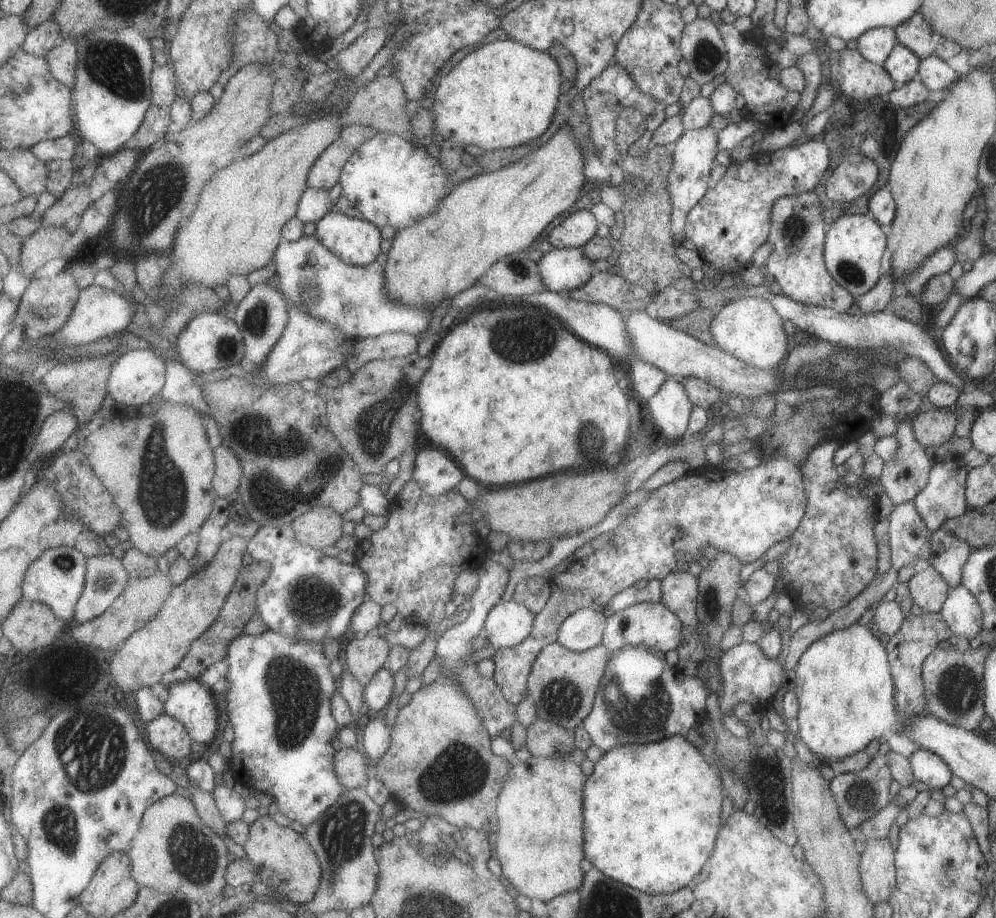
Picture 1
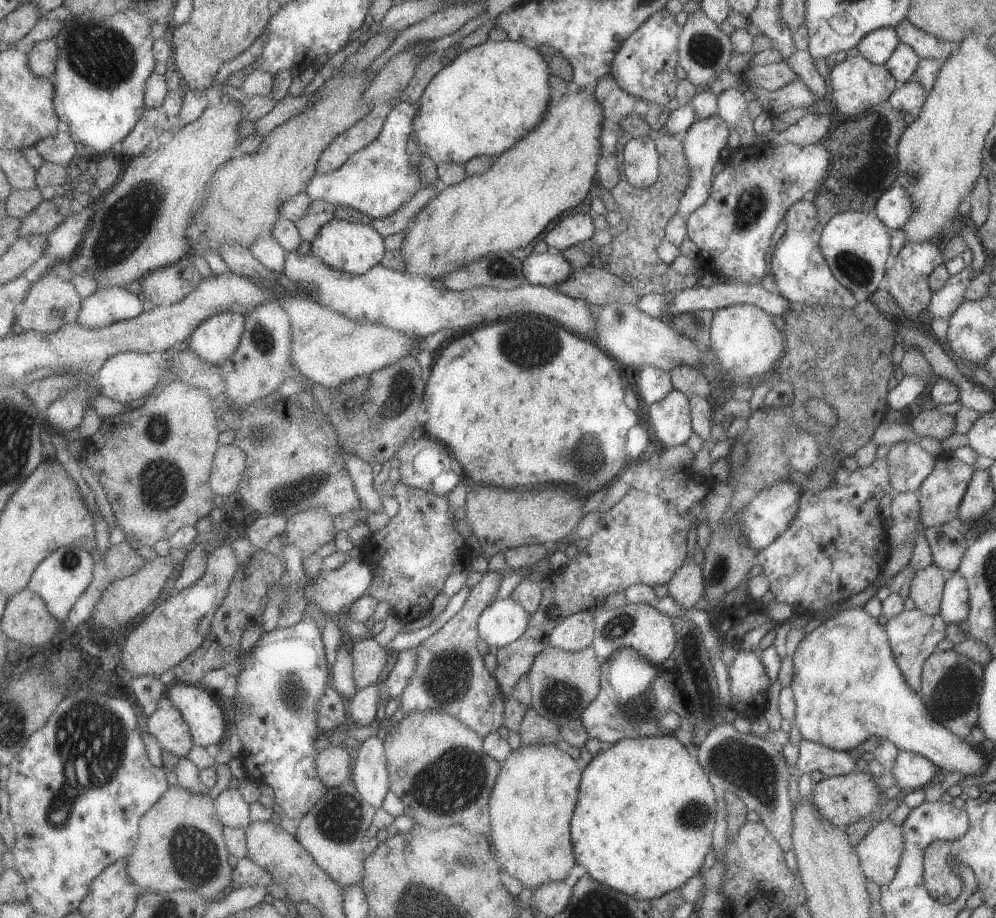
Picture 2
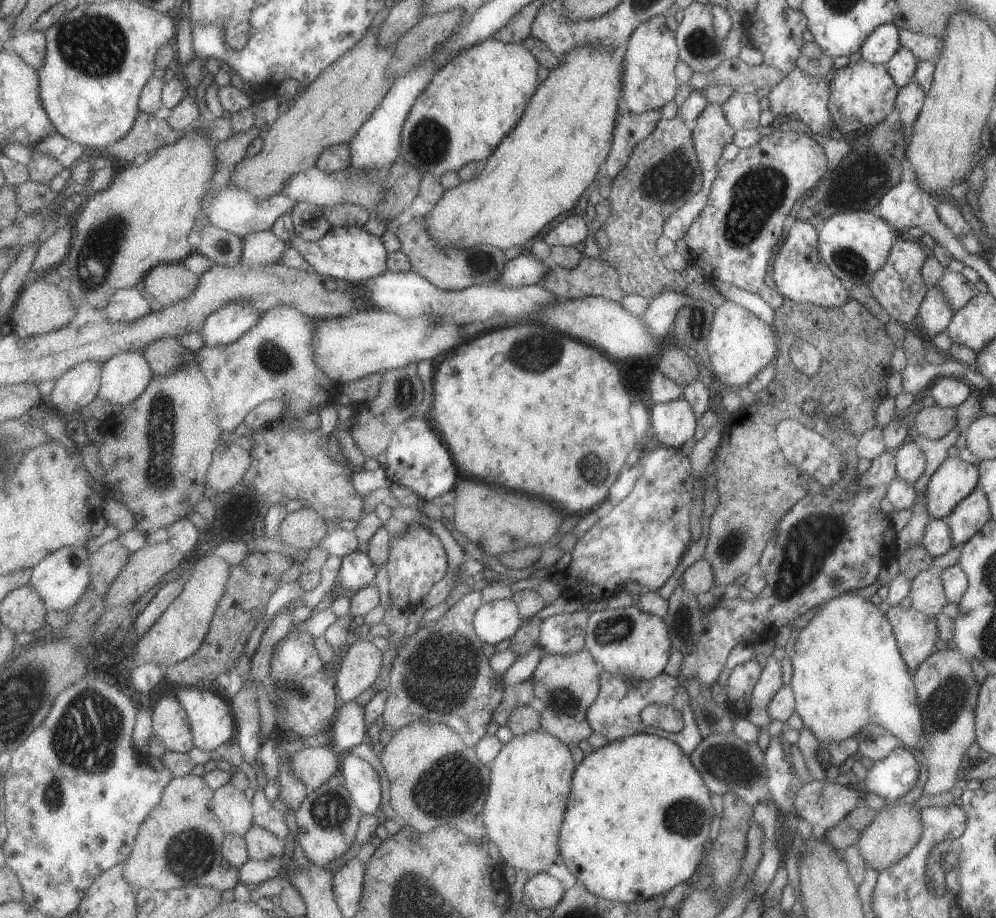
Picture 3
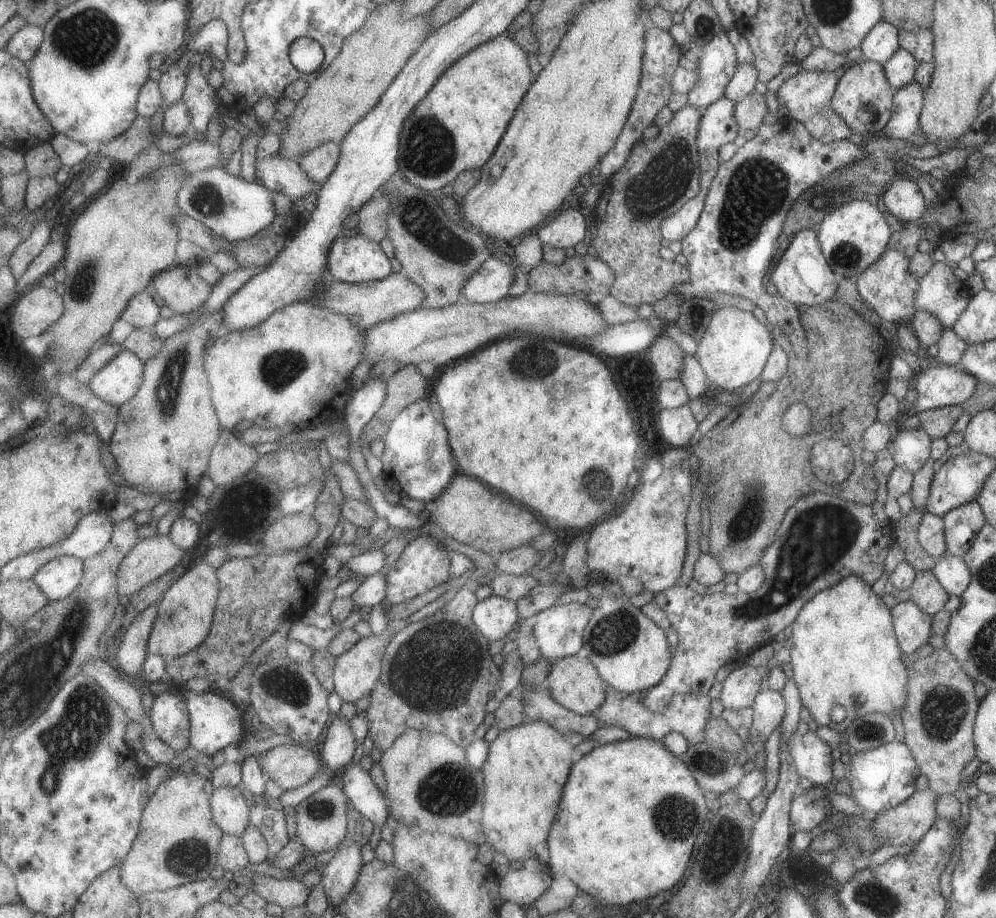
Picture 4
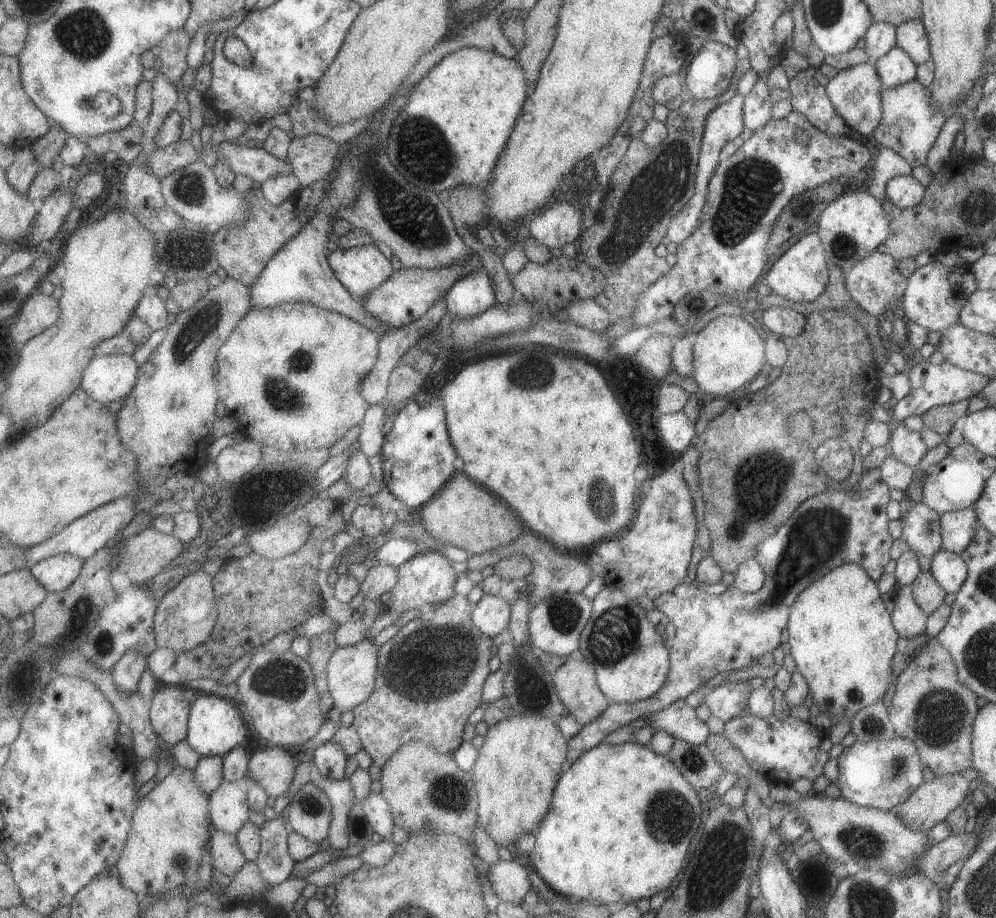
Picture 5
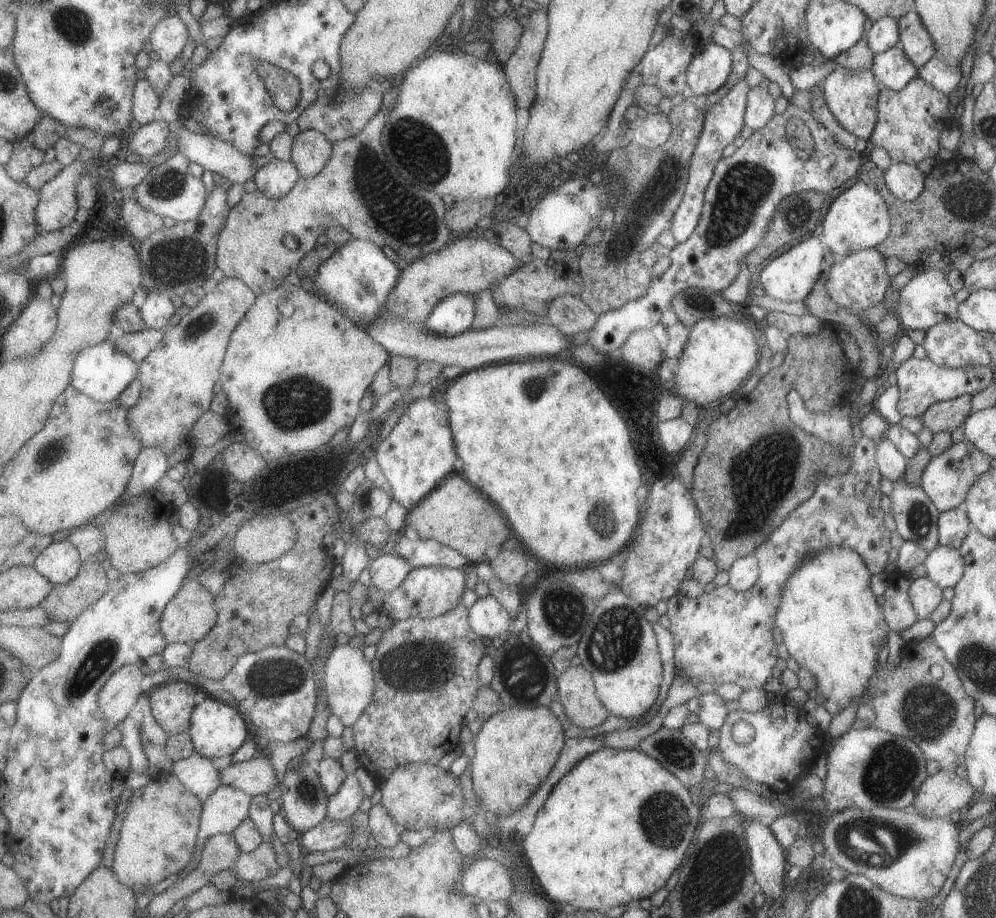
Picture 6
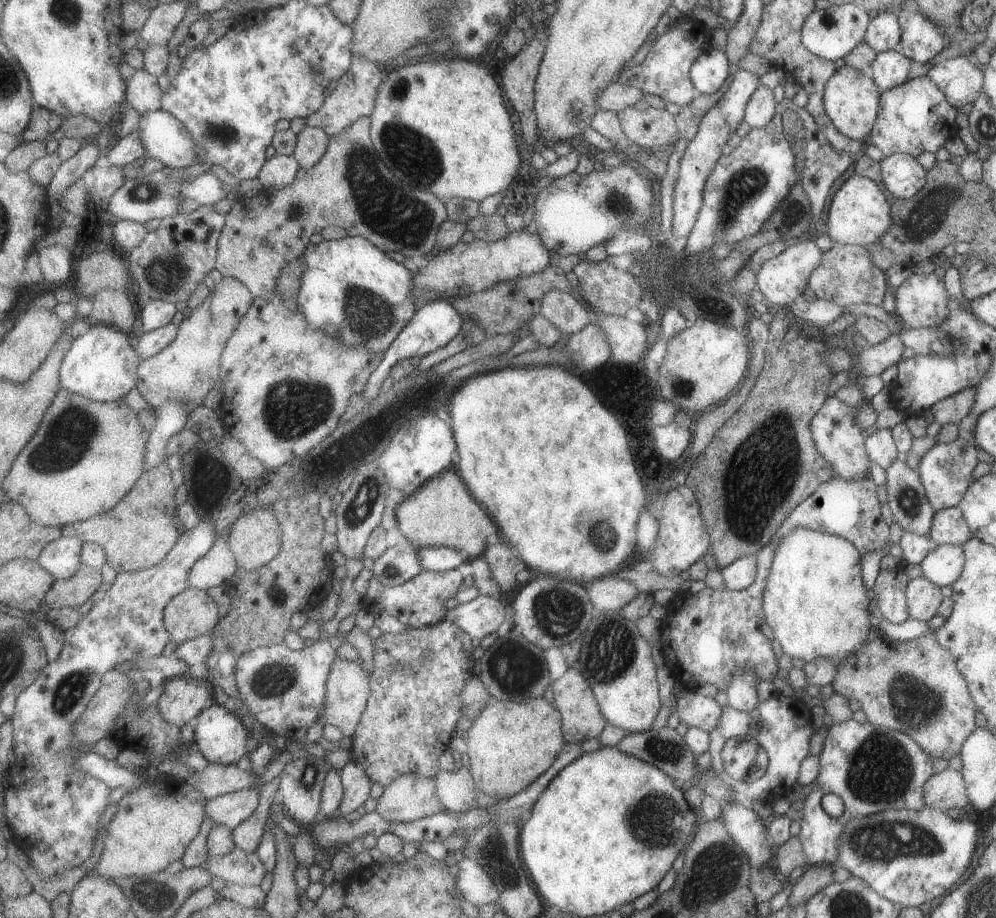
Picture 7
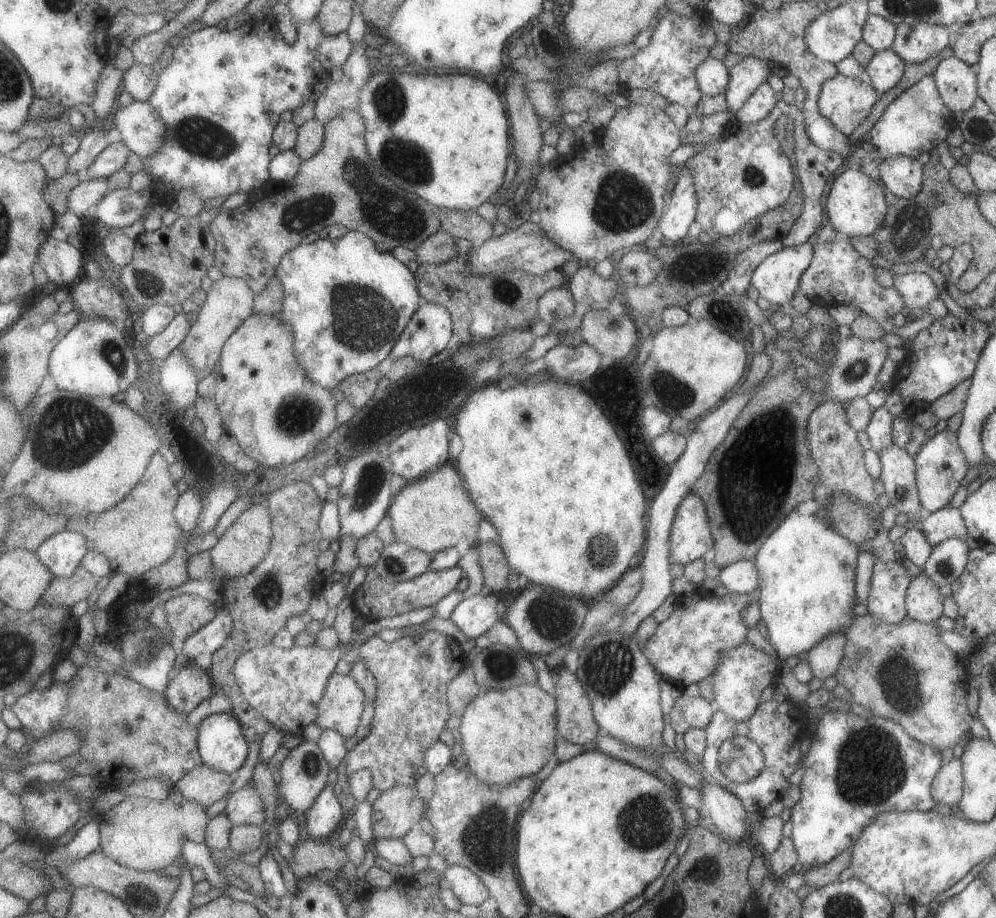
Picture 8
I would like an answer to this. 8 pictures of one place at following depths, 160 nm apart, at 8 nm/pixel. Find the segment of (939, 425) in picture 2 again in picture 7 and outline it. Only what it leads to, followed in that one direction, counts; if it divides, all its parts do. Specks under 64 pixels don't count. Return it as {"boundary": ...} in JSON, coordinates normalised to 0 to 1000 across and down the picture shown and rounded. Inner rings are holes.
{"boundary":[[[971,422],[958,430],[938,438],[933,447],[939,458],[944,464],[950,462],[962,463],[969,452],[974,451],[977,442],[980,425],[977,422]]]}

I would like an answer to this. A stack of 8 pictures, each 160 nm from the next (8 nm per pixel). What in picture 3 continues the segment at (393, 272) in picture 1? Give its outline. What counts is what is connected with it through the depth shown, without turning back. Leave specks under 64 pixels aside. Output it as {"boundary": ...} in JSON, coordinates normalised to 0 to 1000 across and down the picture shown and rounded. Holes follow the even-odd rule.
{"boundary":[[[583,48],[569,57],[565,65],[560,65],[561,70],[539,92],[523,129],[488,173],[483,188],[473,197],[463,197],[453,207],[447,207],[426,234],[435,261],[455,270],[471,270],[477,266],[502,272],[513,268],[525,270],[553,240],[573,230],[584,209],[593,198],[599,197],[597,192],[600,192],[601,180],[611,170],[621,118],[619,110],[624,109],[626,63],[619,68],[615,65],[616,56],[617,52],[611,54],[603,48]]]}

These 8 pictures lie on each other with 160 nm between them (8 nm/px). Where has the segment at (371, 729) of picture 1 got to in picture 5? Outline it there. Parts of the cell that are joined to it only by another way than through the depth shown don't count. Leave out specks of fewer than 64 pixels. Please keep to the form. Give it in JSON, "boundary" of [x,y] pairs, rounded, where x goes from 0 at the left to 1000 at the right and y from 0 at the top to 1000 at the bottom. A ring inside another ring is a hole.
{"boundary":[[[373,863],[364,874],[364,878],[377,906],[381,907],[387,915],[395,913],[395,902],[397,902],[398,895],[393,877],[385,864]]]}

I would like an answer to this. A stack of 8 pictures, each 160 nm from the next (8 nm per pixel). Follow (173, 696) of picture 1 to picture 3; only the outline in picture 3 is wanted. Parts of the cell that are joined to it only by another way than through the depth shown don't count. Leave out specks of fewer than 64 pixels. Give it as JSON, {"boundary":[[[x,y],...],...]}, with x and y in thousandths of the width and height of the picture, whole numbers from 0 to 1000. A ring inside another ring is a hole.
{"boundary":[[[176,748],[174,752],[189,777],[195,801],[195,814],[212,821],[223,810],[228,810],[228,808],[232,810],[237,807],[238,786],[232,765],[228,765],[220,756],[202,748]]]}

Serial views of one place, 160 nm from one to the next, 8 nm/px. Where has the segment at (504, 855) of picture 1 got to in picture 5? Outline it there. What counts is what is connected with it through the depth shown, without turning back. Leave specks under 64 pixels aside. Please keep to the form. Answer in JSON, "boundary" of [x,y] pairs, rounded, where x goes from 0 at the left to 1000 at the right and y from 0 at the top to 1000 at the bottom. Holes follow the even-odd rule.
{"boundary":[[[515,778],[509,783],[503,783],[499,789],[492,791],[486,802],[484,812],[480,815],[480,822],[473,839],[474,851],[478,861],[479,870],[479,891],[480,898],[489,907],[499,920],[513,922],[515,919],[518,923],[521,913],[527,907],[536,907],[542,893],[547,889],[549,881],[551,880],[554,870],[554,861],[557,858],[560,845],[568,836],[568,821],[569,821],[569,809],[568,804],[563,800],[560,791],[555,785],[545,780],[531,780],[531,778]]]}

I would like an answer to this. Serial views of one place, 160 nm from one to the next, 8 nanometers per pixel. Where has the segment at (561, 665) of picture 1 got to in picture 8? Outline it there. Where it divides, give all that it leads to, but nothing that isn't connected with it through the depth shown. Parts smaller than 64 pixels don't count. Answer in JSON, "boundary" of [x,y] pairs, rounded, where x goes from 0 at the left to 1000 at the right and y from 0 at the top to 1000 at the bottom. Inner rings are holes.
{"boundary":[[[563,728],[556,737],[558,800],[573,810],[595,807],[603,796],[594,779],[593,766],[577,733]]]}

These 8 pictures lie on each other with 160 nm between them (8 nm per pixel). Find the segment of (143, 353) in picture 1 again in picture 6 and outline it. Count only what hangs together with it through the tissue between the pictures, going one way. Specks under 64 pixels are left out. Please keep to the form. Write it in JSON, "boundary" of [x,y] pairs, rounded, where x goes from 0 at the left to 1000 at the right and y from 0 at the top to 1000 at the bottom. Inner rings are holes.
{"boundary":[[[107,370],[80,383],[74,399],[72,419],[96,437],[114,437],[140,407],[141,397]]]}

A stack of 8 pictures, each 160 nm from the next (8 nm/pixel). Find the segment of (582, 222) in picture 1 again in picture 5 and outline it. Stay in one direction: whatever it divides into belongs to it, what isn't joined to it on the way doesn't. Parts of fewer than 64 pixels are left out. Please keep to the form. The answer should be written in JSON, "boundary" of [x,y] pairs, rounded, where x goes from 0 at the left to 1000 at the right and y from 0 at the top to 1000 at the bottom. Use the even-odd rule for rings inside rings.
{"boundary":[[[554,222],[530,235],[528,244],[532,257],[545,268],[562,270],[572,264],[578,266],[584,252],[583,228],[575,222]]]}

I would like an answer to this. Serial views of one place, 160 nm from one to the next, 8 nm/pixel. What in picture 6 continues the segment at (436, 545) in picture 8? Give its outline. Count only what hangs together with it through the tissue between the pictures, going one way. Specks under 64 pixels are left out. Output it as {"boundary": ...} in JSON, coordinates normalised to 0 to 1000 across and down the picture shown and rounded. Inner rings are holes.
{"boundary":[[[451,516],[411,557],[410,573],[417,577],[420,586],[433,587],[460,599],[471,611],[472,618],[487,610],[486,601],[489,597],[501,596],[507,587],[514,584],[509,568],[497,556],[499,553],[495,553],[495,549],[487,545],[487,540],[483,540],[483,536],[479,536],[465,517]]]}

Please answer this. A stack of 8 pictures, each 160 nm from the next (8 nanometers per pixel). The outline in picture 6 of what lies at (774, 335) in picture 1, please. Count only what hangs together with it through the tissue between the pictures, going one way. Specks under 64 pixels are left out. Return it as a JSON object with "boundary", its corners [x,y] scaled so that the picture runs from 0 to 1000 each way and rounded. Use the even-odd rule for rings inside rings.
{"boundary":[[[741,343],[704,347],[692,358],[690,375],[678,394],[680,402],[674,426],[709,446],[737,429],[759,403],[764,382],[761,359]]]}

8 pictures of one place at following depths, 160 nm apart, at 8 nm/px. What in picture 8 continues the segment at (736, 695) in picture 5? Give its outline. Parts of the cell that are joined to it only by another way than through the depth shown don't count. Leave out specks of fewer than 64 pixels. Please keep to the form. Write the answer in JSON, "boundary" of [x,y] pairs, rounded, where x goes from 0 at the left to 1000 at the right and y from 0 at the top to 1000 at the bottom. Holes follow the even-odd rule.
{"boundary":[[[684,757],[676,766],[669,786],[679,800],[686,800],[691,793],[707,794],[717,776],[715,766],[704,759]]]}

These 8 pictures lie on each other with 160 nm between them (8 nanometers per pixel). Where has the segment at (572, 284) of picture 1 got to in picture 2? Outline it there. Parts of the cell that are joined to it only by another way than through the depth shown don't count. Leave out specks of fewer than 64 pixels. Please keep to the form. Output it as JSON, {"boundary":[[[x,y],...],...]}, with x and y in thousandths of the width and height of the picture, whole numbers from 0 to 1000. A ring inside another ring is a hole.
{"boundary":[[[550,272],[547,277],[533,276],[523,284],[523,301],[531,310],[555,313],[569,305],[574,296],[573,288],[561,273]]]}

